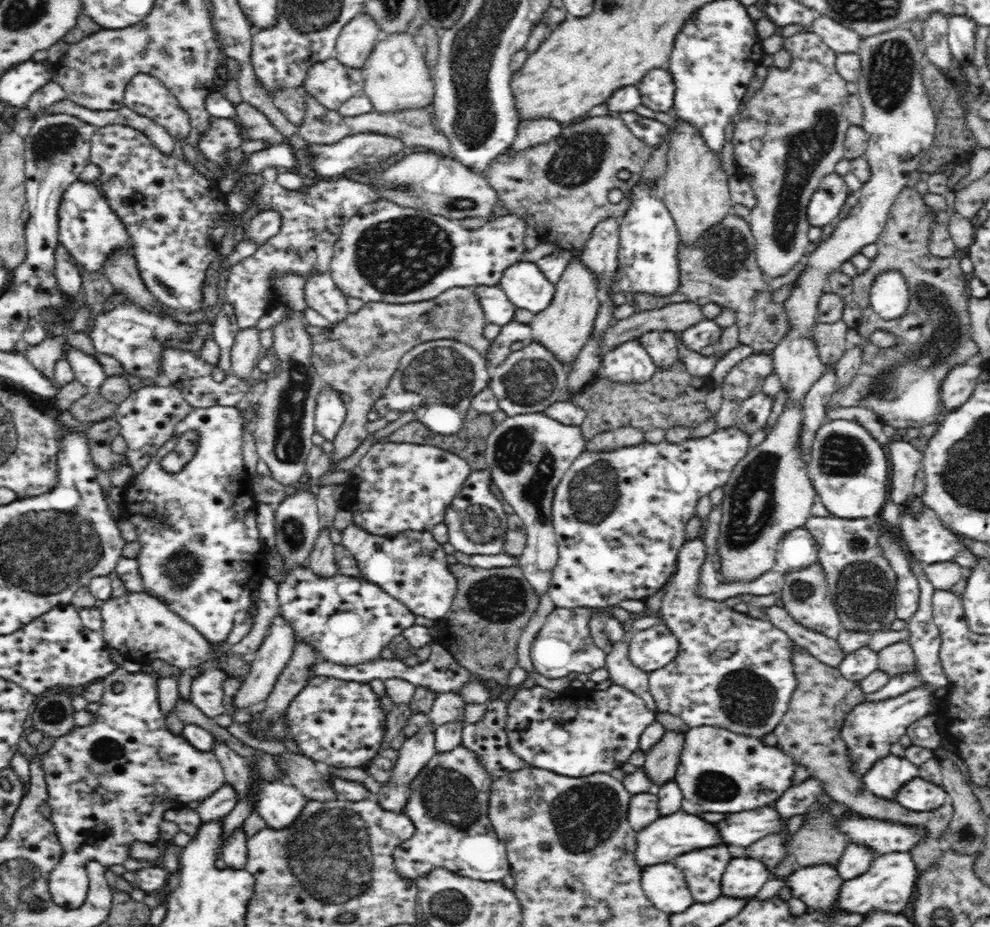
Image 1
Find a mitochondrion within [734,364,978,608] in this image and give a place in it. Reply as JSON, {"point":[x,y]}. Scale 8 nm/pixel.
{"point":[841,454]}

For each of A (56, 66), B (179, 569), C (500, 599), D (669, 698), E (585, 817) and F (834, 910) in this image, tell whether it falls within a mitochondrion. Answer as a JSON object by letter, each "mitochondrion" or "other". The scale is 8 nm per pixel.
{"A":"other","B":"mitochondrion","C":"mitochondrion","D":"other","E":"mitochondrion","F":"other"}

